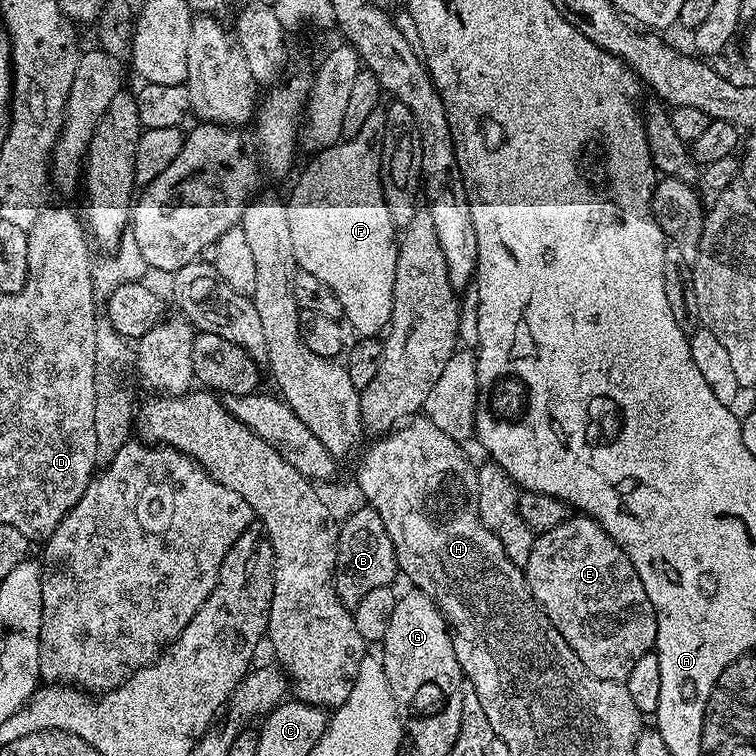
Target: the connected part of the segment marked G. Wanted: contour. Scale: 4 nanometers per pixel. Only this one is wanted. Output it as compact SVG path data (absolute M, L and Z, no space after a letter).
M409 590L397 599L382 647L386 682L390 682L390 694L394 694L397 706L414 703L416 695L431 684L436 688L456 688L462 682L456 642L448 621L425 592Z

